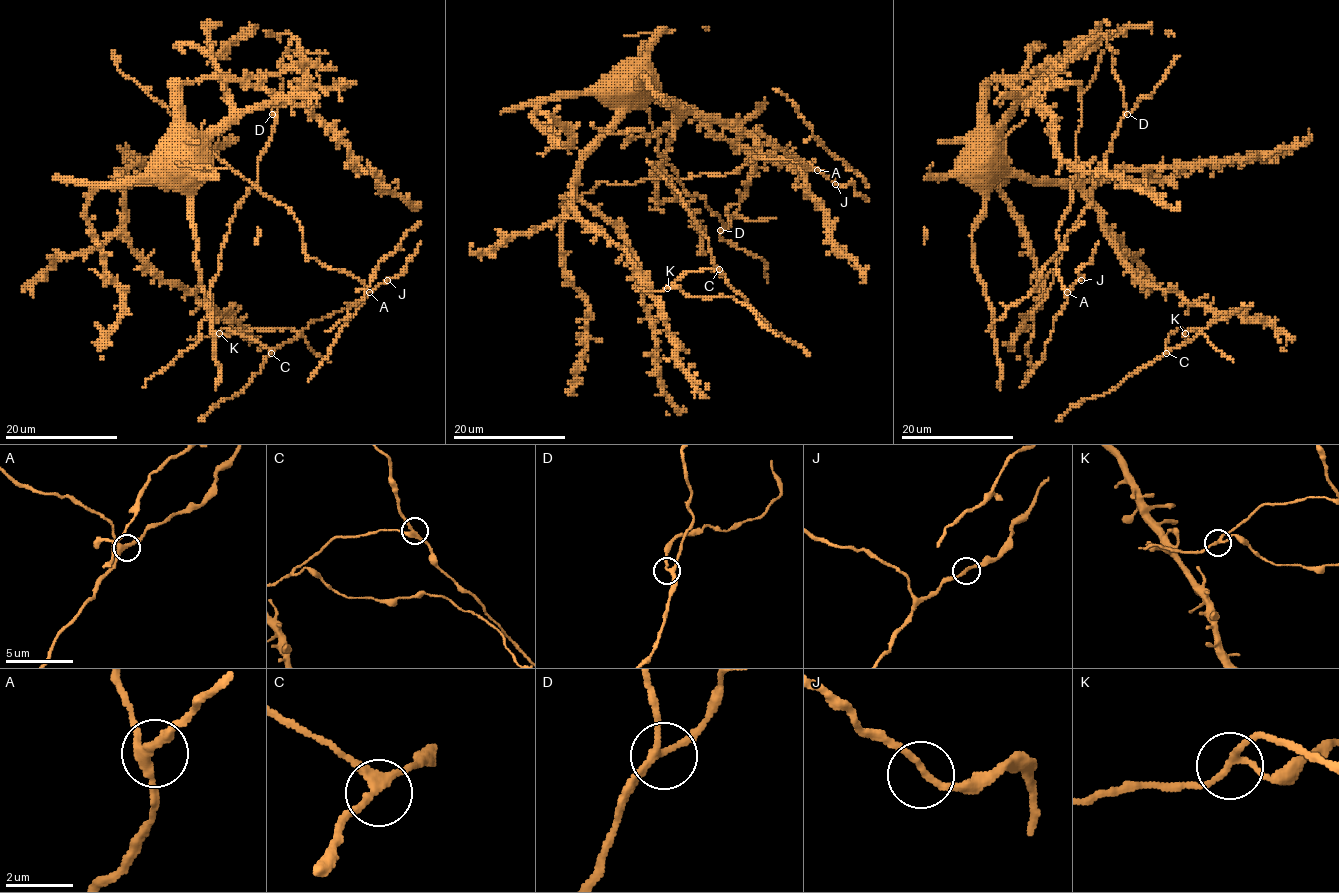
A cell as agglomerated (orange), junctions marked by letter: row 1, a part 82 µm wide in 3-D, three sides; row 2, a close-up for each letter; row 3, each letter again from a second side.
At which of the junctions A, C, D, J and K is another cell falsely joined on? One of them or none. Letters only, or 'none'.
K

